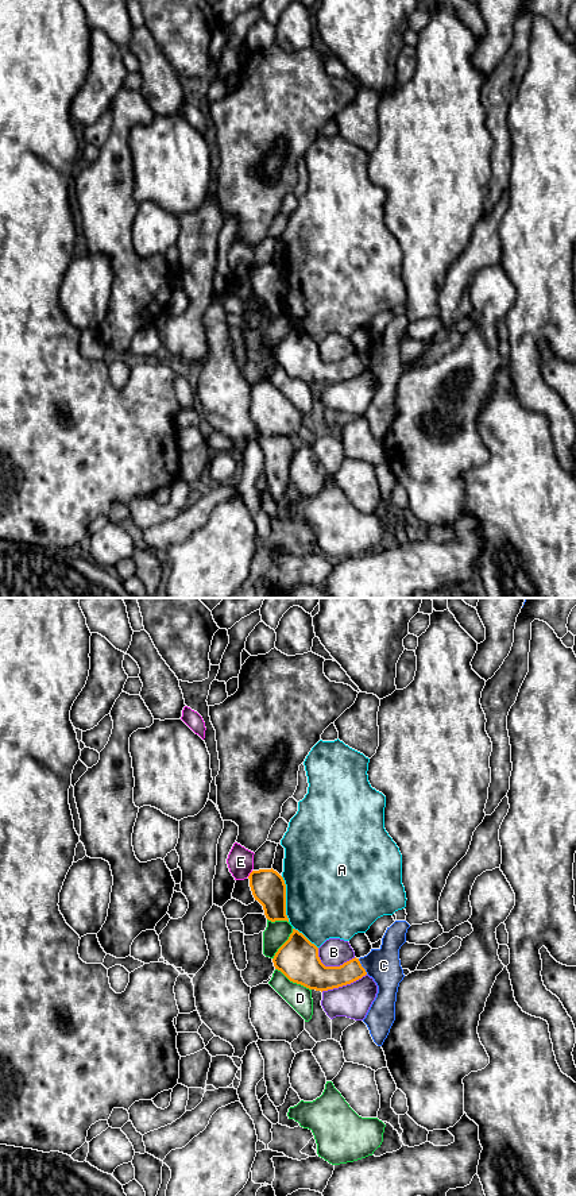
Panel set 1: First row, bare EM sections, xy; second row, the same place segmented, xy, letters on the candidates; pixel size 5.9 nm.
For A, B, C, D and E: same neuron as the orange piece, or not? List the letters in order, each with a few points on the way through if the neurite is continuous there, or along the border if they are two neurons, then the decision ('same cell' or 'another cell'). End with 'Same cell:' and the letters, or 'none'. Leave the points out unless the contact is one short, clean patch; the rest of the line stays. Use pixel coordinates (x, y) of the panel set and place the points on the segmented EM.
A: another cell
B: another cell
C: border xy (358, 959), (367, 973); another cell
D: another cell
E: border xy (252, 871), (247, 876); another cell
Same cell: none

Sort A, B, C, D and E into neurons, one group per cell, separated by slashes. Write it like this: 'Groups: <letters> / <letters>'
Groups: A / B / C / D / E

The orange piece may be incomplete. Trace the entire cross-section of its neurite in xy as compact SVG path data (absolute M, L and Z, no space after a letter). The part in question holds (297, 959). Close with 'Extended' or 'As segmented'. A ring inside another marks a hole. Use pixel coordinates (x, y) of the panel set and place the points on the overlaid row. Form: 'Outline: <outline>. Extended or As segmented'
Outline: M295 929L278 949L272 962L290 981L321 992L351 984L367 975L356 957L340 967L325 967L318 957L318 948Z. As segmented

